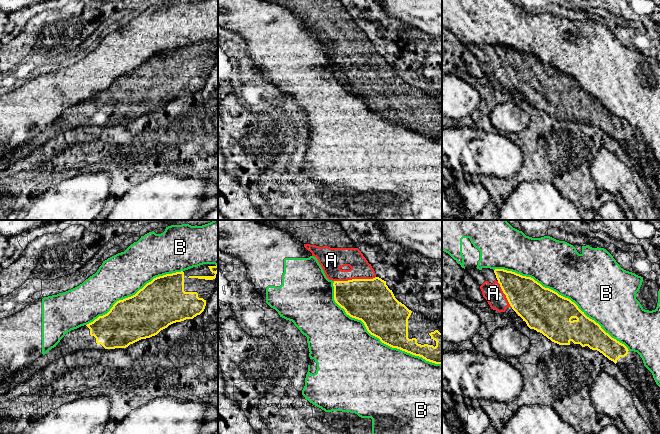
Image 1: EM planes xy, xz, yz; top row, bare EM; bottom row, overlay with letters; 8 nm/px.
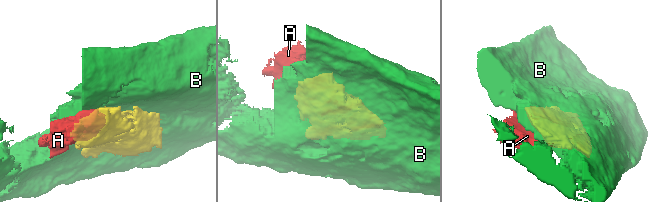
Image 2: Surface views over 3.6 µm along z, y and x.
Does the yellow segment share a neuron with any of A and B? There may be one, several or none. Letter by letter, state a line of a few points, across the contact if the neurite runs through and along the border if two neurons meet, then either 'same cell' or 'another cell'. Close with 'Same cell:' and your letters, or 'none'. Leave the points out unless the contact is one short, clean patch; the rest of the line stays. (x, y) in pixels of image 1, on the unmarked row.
A: same cell
B: another cell
Same cell: A

